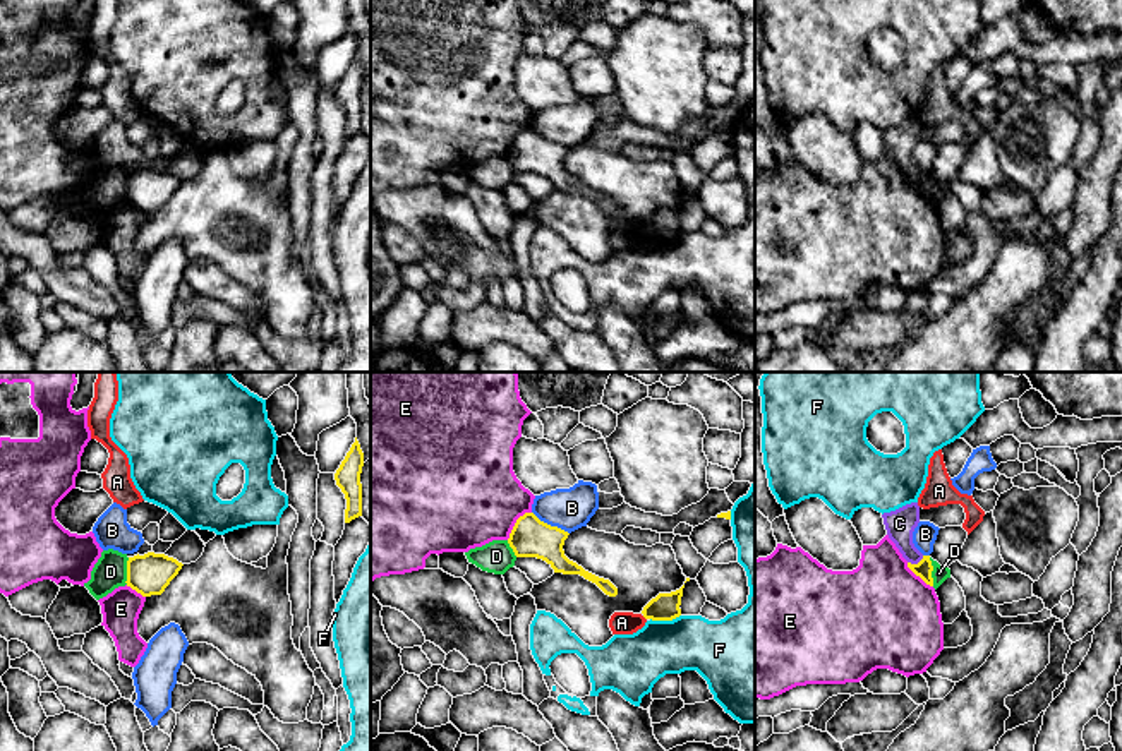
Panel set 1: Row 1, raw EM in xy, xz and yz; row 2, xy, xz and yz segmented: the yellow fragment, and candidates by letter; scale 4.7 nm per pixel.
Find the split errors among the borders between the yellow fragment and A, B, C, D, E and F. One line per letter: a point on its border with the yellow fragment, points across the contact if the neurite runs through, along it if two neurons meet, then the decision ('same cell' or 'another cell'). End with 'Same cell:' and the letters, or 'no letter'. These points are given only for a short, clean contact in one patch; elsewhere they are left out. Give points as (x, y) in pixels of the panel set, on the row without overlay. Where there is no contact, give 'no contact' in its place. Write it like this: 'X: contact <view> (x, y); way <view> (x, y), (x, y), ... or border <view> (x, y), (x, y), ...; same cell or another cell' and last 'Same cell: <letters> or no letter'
A: no contact; another cell
B: contact xz (549, 141); another cell
C: contact yz (915, 180); way yz (923, 184), (915, 180), (899, 139); same cell
D: contact yz (932, 186); border yz (928, 174), (934, 201); another cell
E: contact xz (515, 139); border xz (530, 127), (525, 127), (517, 136), (506, 155); another cell
F: contact xz (664, 235); another cell
Same cell: C

